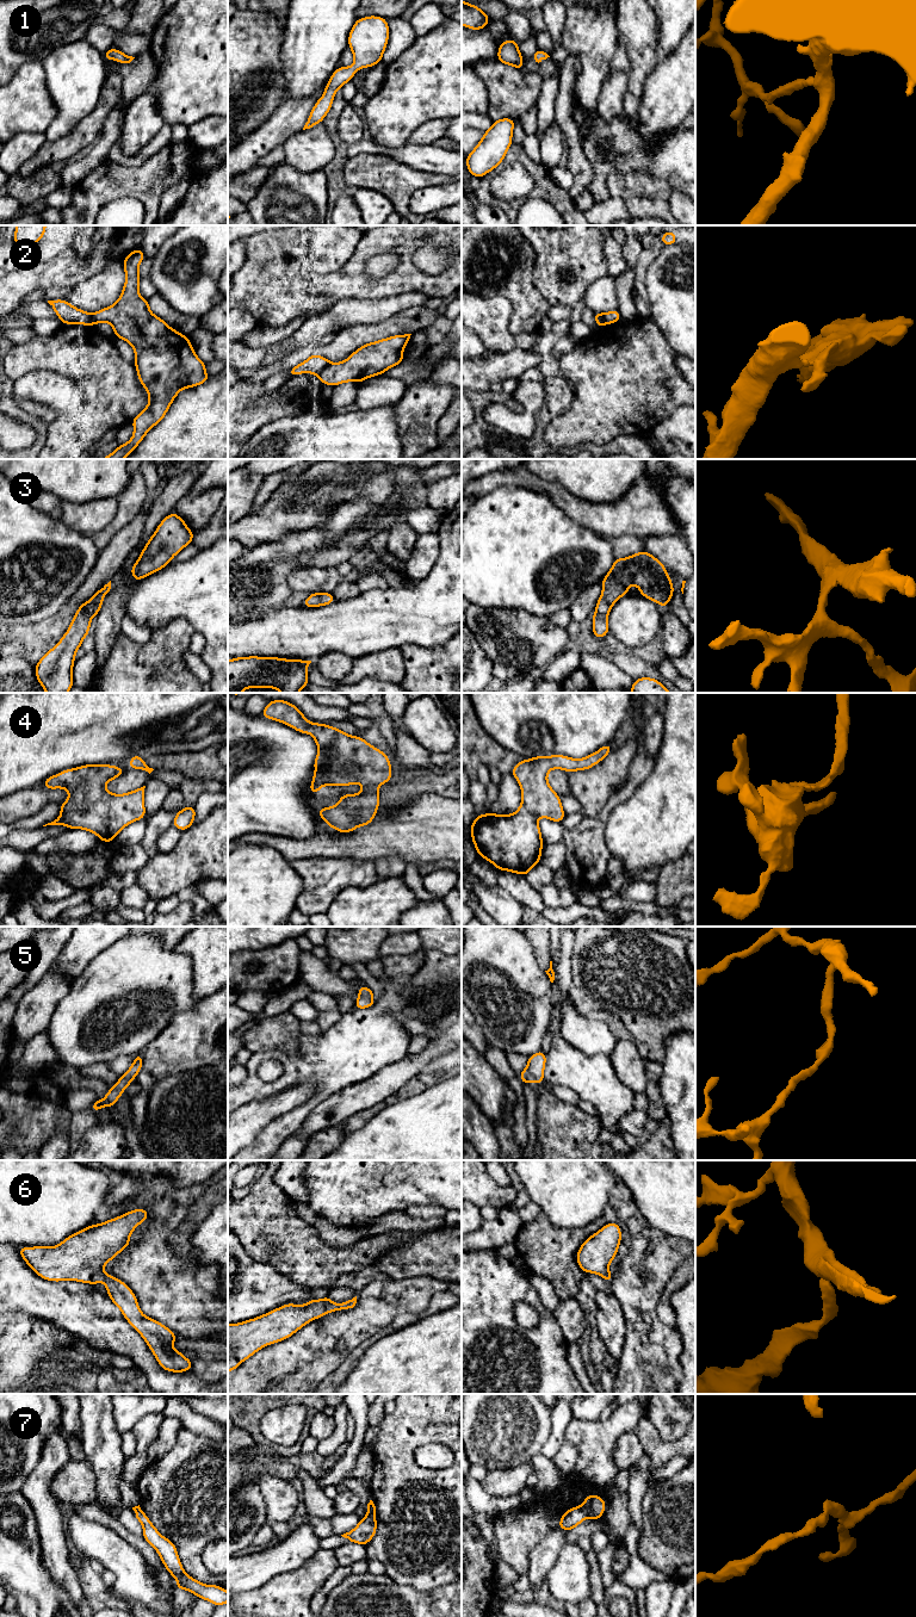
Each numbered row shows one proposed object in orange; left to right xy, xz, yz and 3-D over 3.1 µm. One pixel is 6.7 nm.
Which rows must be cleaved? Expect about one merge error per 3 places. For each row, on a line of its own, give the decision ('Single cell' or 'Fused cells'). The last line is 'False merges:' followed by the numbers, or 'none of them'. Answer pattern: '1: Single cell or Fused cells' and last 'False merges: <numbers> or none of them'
1: Single cell
2: Fused cells
3: Single cell
4: Single cell
5: Single cell
6: Single cell
7: Fused cells
False merges: 2, 7

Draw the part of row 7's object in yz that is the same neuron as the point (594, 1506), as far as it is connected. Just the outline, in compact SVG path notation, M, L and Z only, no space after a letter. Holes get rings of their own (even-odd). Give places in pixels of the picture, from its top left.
M588 1494L584 1498L582 1510L587 1517L599 1520L606 1510L606 1503L600 1495Z

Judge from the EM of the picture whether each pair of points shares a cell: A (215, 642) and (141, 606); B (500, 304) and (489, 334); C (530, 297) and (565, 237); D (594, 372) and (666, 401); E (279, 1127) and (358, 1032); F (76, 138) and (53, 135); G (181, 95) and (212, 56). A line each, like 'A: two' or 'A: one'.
A: one
B: one
C: two
D: one
E: one
F: two
G: one

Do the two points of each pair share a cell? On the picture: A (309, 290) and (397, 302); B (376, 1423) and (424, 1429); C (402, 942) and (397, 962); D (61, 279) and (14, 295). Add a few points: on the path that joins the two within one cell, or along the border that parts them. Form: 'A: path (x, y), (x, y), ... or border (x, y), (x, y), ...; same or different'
A: border (402, 293), (395, 297), (382, 298), (346, 298); different
B: border (385, 1414), (377, 1441), (371, 1450); different
C: border (421, 948), (409, 954), (387, 954), (381, 956); different
D: path (49, 279), (36, 279), (26, 283); same

